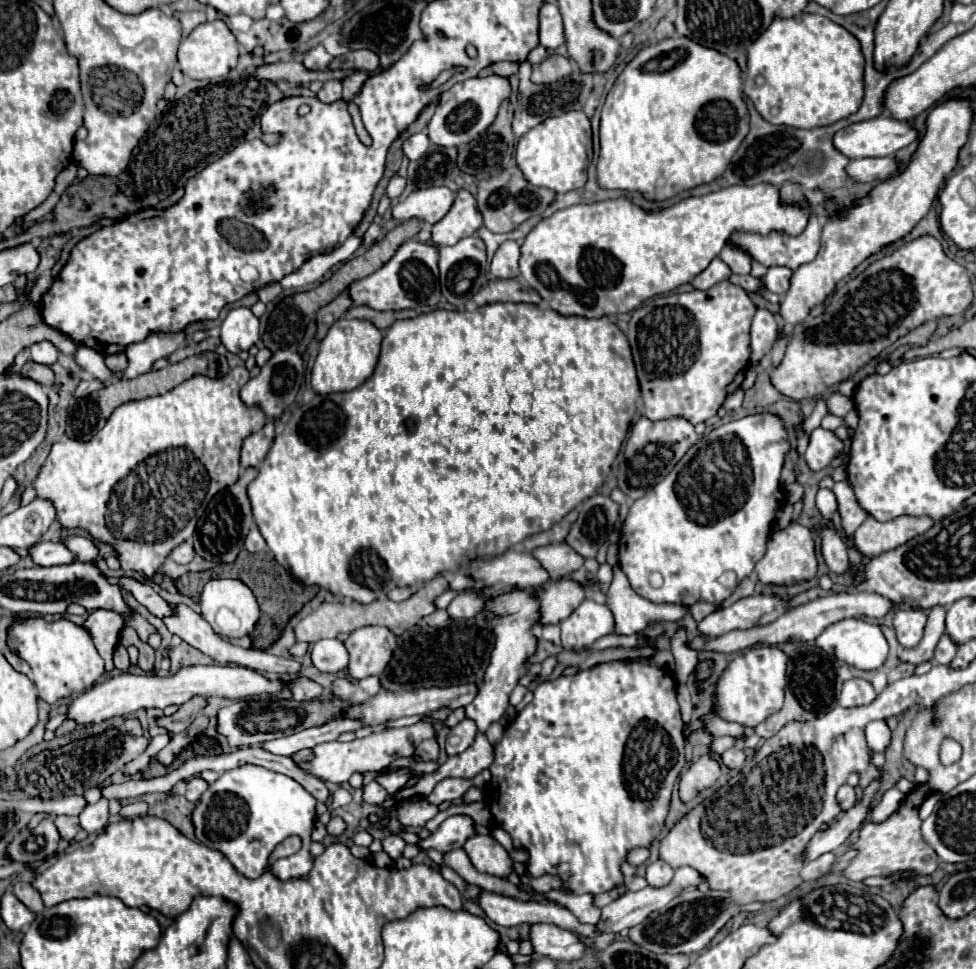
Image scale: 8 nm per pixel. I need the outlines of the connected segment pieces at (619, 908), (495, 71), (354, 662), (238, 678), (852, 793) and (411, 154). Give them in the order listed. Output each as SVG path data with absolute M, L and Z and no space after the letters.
M680 867L680 869L676 869L676 875L674 875L670 885L666 885L662 889L646 887L646 889L640 889L640 891L634 891L634 893L626 893L622 897L618 897L616 901L612 901L610 905L606 905L602 909L602 921L596 927L600 931L606 931L606 933L620 933L624 929L640 925L646 917L649 917L654 912L661 911L664 907L668 907L676 897L680 897L684 887L696 887L696 885L700 885L700 881L702 881L702 875L696 869Z
M502 61L502 63L494 63L494 65L486 67L486 69L482 69L480 75L500 75L500 77L508 79L510 75L516 75L516 71L518 71L518 65L516 63Z
M360 627L348 635L344 647L350 655L348 673L360 681L386 669L396 647L396 637L386 627Z
M190 665L182 667L178 673L168 675L168 677L158 677L158 675L130 675L130 673L120 673L114 675L102 683L96 683L92 689L82 693L70 703L68 717L74 719L80 725L88 723L98 723L116 715L130 715L138 711L140 707L150 709L158 707L164 709L168 705L184 705L196 695L202 697L228 697L228 699L248 699L252 695L260 693L280 693L282 681L268 681L262 677L258 671L238 667L238 665Z
M842 785L842 787L838 789L836 799L838 799L840 809L842 809L842 811L848 811L848 809L852 809L852 807L856 805L856 801L858 801L858 799L856 799L856 789L850 787L850 785Z
M422 131L422 133L416 133L416 135L412 135L410 139L404 141L404 155L410 161L416 161L416 159L420 159L428 151L428 147L430 147L430 139Z

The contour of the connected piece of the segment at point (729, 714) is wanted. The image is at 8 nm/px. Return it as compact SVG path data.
M752 647L740 653L716 681L714 713L724 721L734 721L744 727L756 727L768 719L768 715L780 711L788 685L786 675L789 657L778 647Z

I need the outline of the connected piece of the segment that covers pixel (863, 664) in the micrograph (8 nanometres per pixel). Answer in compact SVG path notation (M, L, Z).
M842 619L826 627L824 633L816 639L816 643L826 653L836 655L840 661L856 669L878 669L886 661L886 655L888 655L888 643L886 643L886 637L882 635L880 625L866 619Z

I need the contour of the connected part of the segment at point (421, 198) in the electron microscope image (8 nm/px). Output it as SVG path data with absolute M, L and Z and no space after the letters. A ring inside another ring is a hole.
M428 187L412 191L404 201L394 205L392 213L398 221L422 219L430 225L438 223L452 207L454 193L448 187Z

